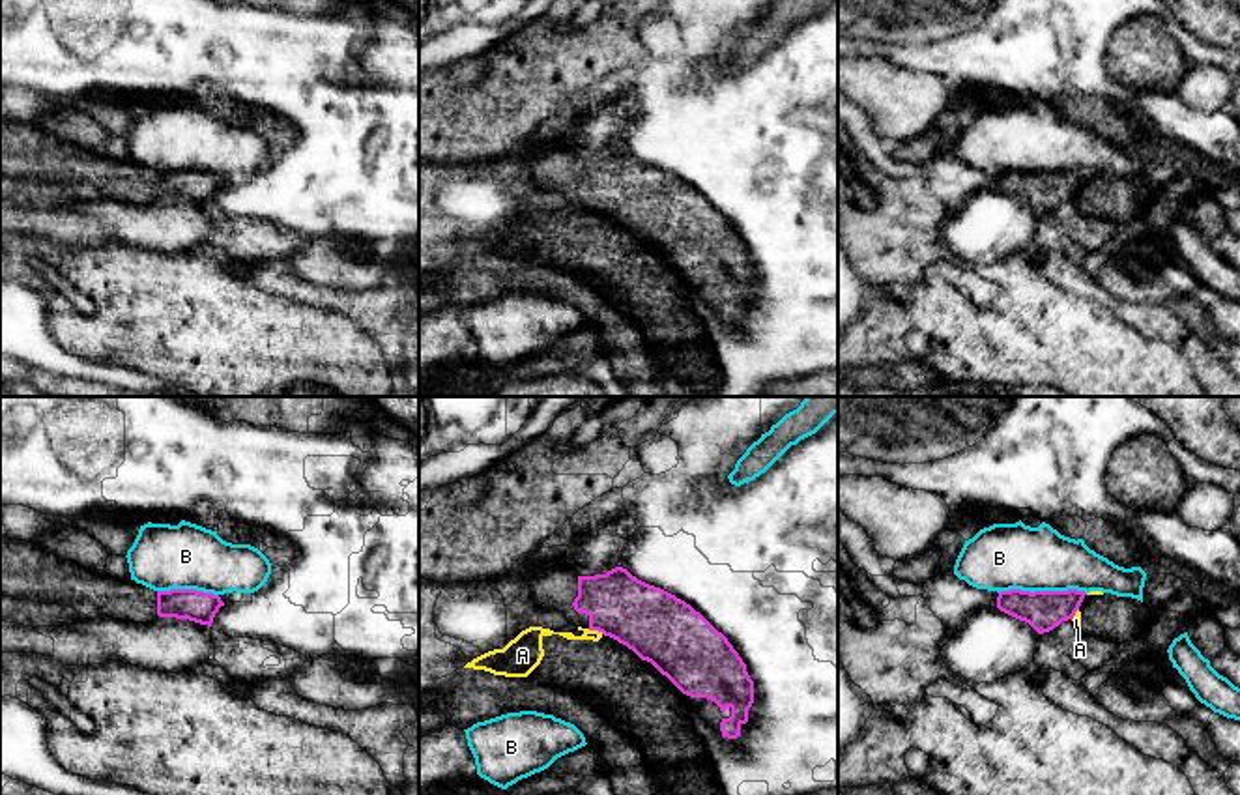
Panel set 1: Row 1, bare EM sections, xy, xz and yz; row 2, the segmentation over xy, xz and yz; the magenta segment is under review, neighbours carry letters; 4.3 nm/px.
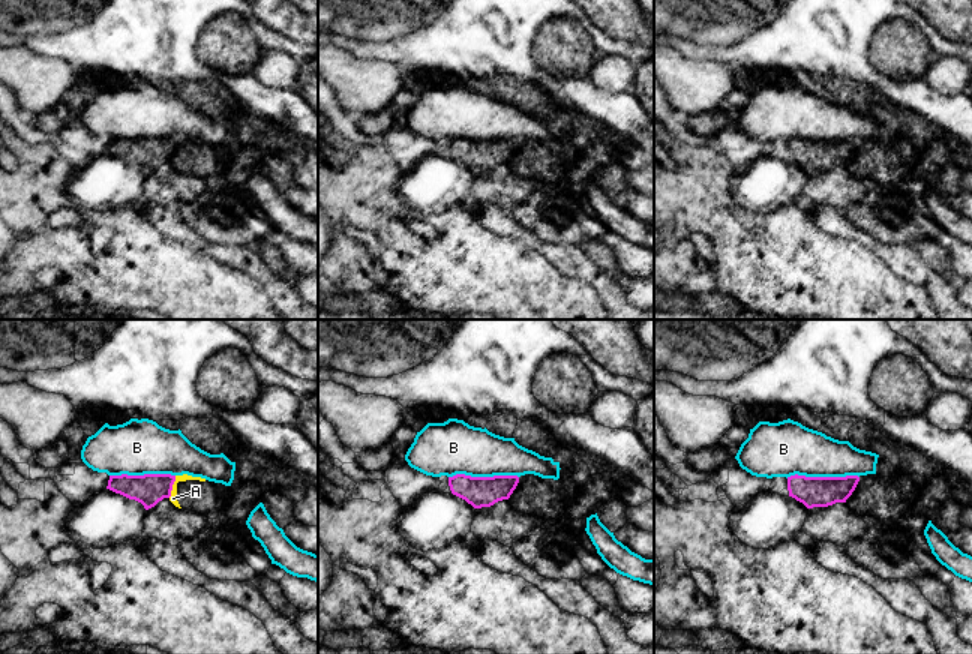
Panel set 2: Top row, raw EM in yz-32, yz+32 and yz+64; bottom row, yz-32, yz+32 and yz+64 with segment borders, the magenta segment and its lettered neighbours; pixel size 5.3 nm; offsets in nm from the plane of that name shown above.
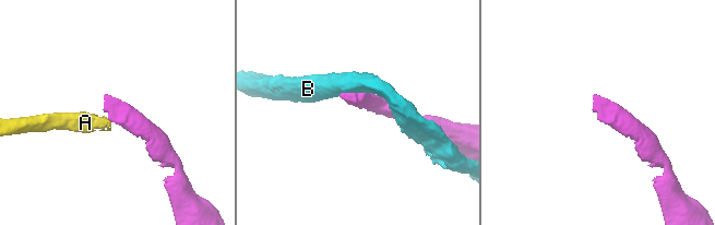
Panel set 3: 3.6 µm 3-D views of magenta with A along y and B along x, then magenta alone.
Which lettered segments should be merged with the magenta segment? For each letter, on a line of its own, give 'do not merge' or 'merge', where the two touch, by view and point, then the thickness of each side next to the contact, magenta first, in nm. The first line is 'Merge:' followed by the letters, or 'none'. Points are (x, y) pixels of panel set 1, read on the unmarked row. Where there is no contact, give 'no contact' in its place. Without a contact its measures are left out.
Merge: none
A: do not merge; meets magenta in xz at (595, 210); 300 nm thick on the magenta side, 60 nm on the other
B: do not merge; meets magenta in yz at (1042, 173); 170 nm thick on the magenta side, 280 nm on the other

